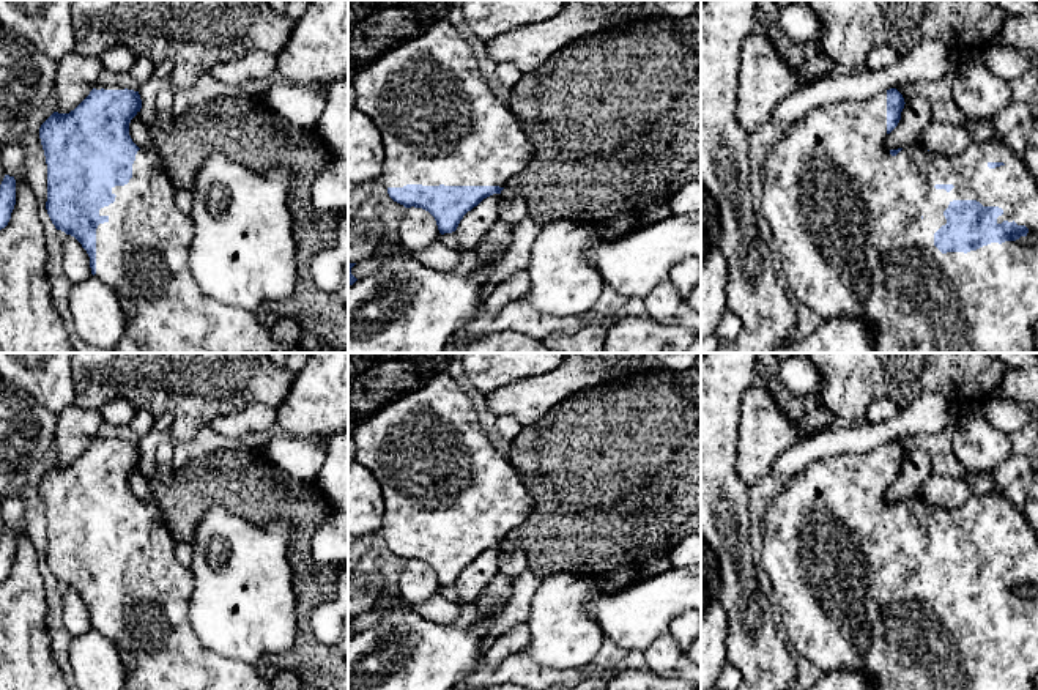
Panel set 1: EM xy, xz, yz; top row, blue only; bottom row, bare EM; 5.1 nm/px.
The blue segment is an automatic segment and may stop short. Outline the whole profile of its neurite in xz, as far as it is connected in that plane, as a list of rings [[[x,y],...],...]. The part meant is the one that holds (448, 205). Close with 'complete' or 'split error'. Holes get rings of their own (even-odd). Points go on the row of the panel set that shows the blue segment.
[[[439,20],[419,36],[397,44],[351,79],[356,109],[378,128],[386,159],[381,181],[389,197],[405,208],[428,211],[441,235],[457,230],[463,216],[484,198],[501,194],[510,180],[518,178],[532,159],[534,148],[518,117],[504,104],[479,68],[466,35],[450,22]]] | split error

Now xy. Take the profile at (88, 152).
[[[98,83],[74,110],[69,113],[54,112],[39,128],[39,139],[47,164],[47,214],[57,230],[74,236],[82,244],[90,257],[91,274],[115,290],[126,315],[124,334],[113,353],[290,353],[293,347],[280,343],[271,334],[271,328],[258,321],[257,313],[216,301],[206,296],[197,285],[187,263],[189,247],[194,238],[194,221],[178,210],[175,203],[175,186],[167,176],[159,154],[156,151],[140,150],[129,135],[129,123],[140,109],[142,99],[139,91],[128,90],[121,85]]] | split error

